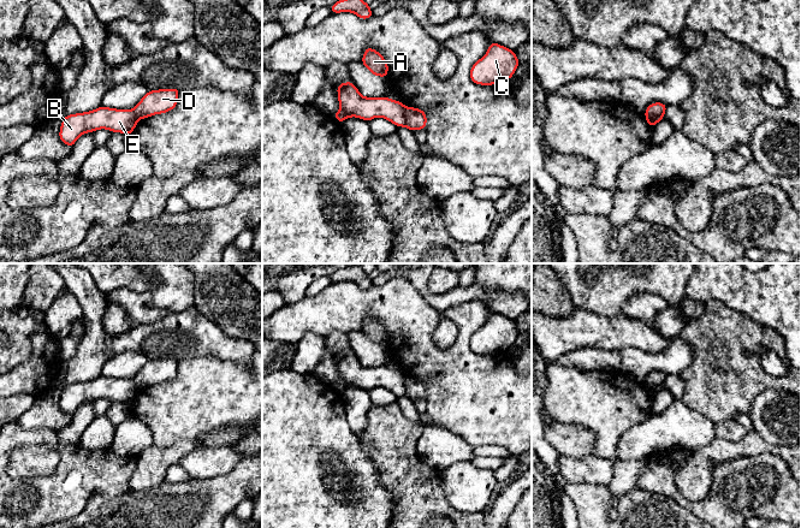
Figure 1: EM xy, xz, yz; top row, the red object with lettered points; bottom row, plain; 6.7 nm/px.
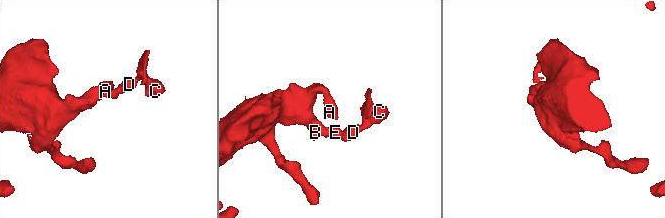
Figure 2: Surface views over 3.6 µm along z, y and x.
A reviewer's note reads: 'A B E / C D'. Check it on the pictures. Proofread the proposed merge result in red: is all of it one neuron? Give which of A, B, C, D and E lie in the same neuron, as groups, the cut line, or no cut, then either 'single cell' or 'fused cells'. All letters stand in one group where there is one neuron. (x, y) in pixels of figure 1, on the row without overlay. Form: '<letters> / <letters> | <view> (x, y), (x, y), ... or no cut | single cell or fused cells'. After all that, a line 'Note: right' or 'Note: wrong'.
A B E / C D | xz (407, 377), (404, 395) | fused cells
Note: right

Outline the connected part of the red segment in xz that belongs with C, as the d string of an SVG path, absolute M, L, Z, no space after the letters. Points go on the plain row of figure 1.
M491 312L487 322L470 338L470 349L475 354L493 355L510 349L520 331L515 320Z

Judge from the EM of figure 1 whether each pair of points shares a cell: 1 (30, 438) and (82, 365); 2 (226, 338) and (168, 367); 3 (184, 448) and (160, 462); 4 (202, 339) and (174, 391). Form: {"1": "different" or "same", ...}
{"1": "different", "2": "same", "3": "same", "4": "different"}

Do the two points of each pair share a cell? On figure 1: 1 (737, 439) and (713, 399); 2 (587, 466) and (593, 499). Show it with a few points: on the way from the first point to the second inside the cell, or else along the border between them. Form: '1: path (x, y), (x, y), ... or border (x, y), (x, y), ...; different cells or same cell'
1: border (734, 417), (715, 425); different cells
2: border (613, 467), (611, 480), (606, 484), (568, 482); different cells

